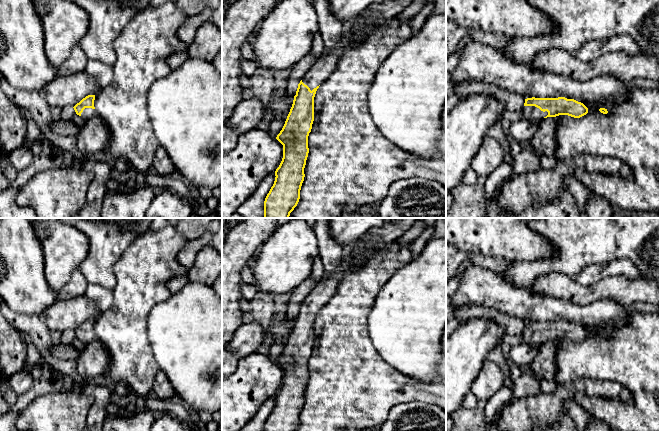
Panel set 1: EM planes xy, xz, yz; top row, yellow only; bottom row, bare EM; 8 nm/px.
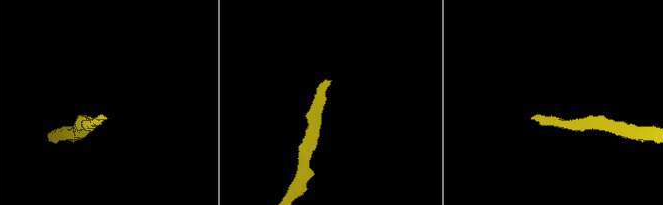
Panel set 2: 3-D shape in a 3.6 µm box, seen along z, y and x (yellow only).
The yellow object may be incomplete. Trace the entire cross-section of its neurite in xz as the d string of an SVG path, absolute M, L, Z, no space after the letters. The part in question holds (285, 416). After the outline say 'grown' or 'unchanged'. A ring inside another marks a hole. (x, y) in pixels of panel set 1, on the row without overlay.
M384 218L383 225L367 232L356 241L351 253L342 258L340 266L327 279L317 283L313 291L304 299L298 308L293 328L285 348L276 363L283 369L283 382L275 395L275 405L267 418L264 431L296 431L300 423L300 414L304 405L304 392L309 377L308 360L314 345L314 321L319 310L335 294L343 274L349 269L355 270L377 250L400 239L419 218Z; grown

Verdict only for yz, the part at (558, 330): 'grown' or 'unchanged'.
grown

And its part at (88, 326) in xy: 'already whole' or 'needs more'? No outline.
needs more

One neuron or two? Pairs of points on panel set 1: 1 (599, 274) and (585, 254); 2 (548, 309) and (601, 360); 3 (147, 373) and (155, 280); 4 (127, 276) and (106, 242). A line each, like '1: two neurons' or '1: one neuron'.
1: two neurons
2: two neurons
3: one neuron
4: two neurons

